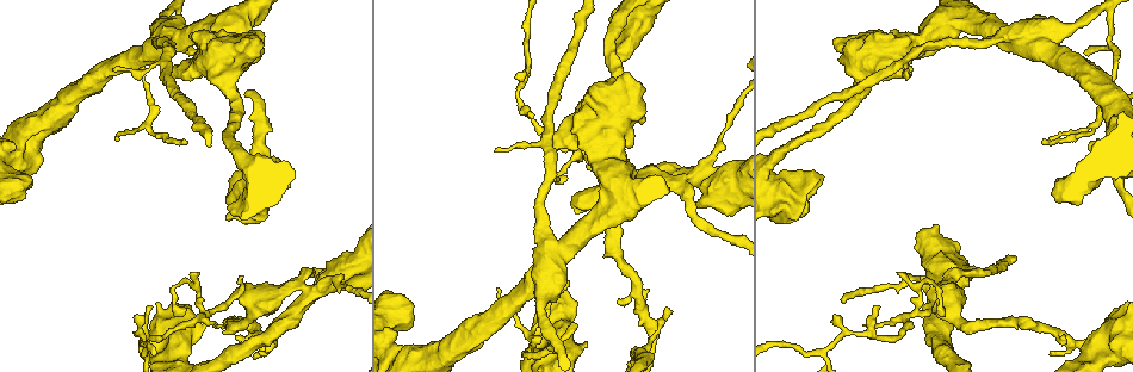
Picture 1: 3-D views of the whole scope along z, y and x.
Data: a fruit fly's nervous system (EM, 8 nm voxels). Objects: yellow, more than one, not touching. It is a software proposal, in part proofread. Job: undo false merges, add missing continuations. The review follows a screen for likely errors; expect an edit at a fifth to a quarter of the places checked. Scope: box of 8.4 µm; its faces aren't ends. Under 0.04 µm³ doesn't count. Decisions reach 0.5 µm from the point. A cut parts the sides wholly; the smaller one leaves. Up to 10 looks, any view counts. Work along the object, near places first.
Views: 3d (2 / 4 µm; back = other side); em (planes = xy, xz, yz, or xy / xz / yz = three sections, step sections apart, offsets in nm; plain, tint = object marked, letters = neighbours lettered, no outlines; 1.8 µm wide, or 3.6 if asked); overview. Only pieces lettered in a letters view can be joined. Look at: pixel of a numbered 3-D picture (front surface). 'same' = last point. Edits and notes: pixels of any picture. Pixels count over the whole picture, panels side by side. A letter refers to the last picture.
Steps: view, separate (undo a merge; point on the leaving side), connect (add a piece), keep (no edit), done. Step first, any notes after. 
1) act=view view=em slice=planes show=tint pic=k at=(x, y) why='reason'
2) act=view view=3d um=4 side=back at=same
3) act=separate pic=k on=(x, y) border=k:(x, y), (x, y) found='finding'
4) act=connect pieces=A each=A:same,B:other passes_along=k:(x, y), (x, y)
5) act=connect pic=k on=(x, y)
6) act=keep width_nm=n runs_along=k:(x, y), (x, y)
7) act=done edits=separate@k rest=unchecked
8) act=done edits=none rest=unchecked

act=view view=3d um=2 pic=1 at=(863, 326) why='branch stops here'

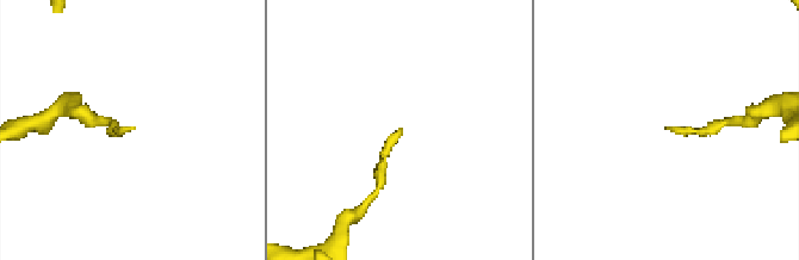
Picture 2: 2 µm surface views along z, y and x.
act=view view=em slice=xy step=8 show=letters pic=2 at=(399, 132)

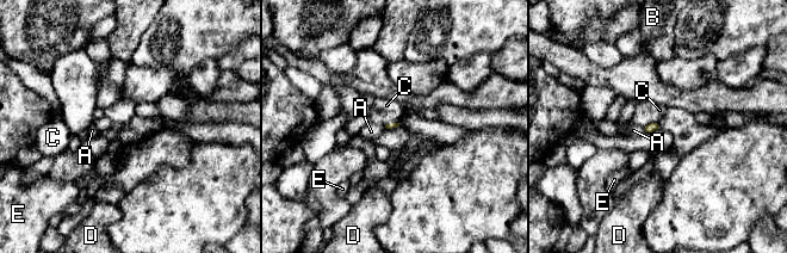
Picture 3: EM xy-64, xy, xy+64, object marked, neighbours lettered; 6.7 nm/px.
act=view view=em slice=planes show=letters at=same why='cut it another way'

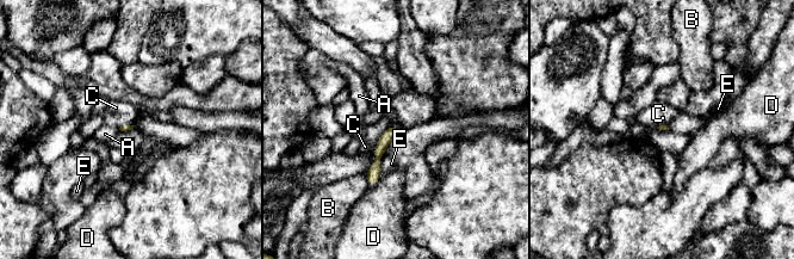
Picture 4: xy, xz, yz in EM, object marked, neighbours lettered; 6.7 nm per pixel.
act=keep each=A:other,B:other,C:other,D:other,E:other border=4:(379, 139), (374, 148) found='no lettered piece goes on from it'

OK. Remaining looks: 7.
act=view view=em slice=xz step=8 show=letters pic=1 at=(526, 72)

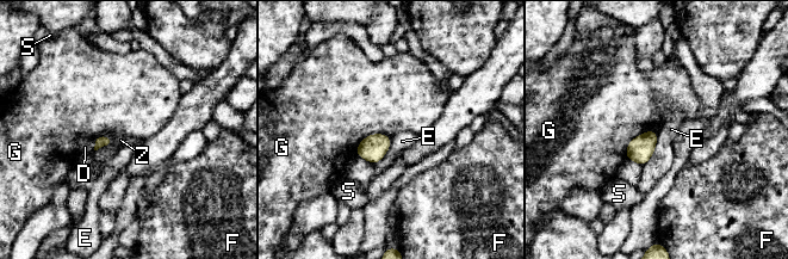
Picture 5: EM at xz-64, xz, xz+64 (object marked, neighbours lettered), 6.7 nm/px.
act=view view=em slice=planes show=letters at=same

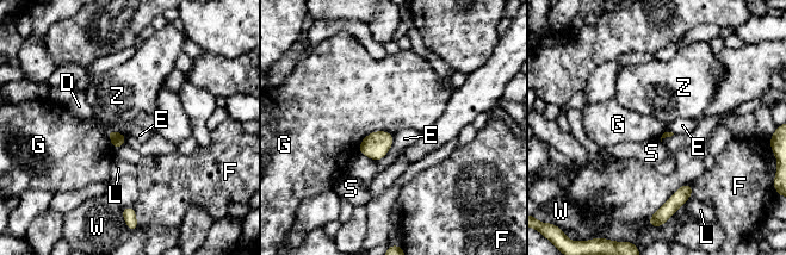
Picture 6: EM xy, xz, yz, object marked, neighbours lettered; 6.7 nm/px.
act=keep each=D:other,E:other,F:other,G:other,L:other,S:other,W:other,Z:other border=6:(392, 134), (370, 132), (358, 151) found='none of them fits'

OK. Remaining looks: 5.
act=view view=em slice=xz step=16 show=tint pic=1 at=(182, 142) why='free end'

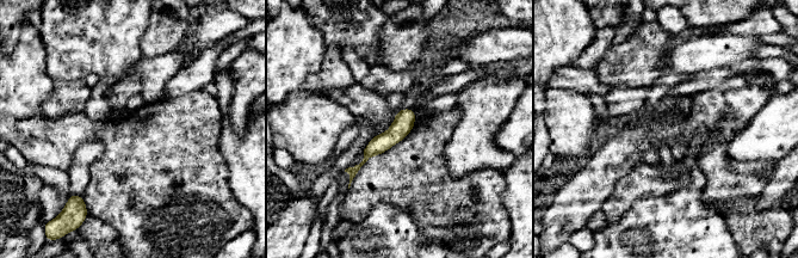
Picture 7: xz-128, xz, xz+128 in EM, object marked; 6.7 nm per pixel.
act=view view=em slice=planes show=letters at=same why='another direction'

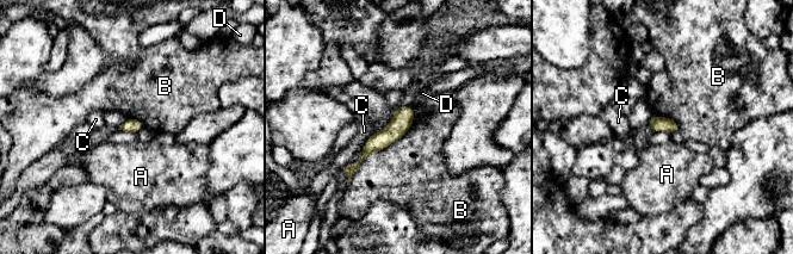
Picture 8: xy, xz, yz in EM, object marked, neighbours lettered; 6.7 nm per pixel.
act=keep each=A:other,B:other,C:other,D:other border=8:(414, 118), (359, 165), (347, 186) found='no lettered piece goes on from it'

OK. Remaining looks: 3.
act=view view=3d um=4 pic=1 at=(547, 241)

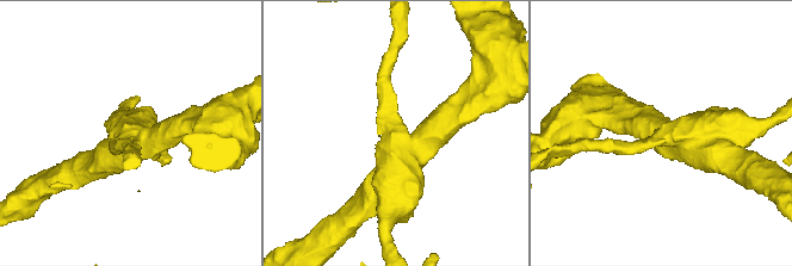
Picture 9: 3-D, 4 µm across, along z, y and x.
act=view view=em um=3.6 slice=planes show=tint pic=9 at=(665, 136)

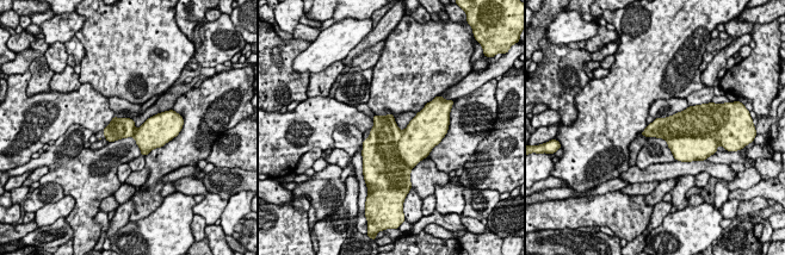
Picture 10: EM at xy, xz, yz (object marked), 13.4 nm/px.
act=view view=em um=3.6 slice=planes show=letters at=same

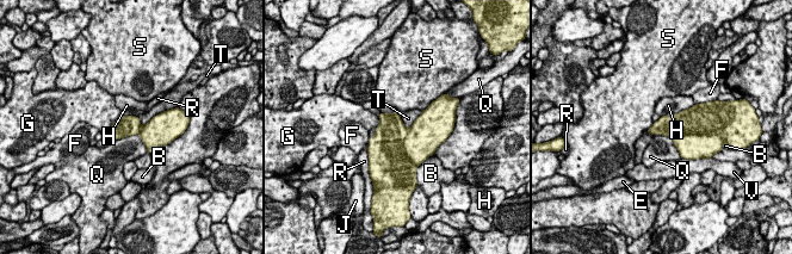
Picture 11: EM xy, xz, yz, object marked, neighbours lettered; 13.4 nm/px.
act=separate pic=11 on=(387, 153) each=B:other,E:other,F:other,G:other,H:other,J:other,Q:other,R:other,S:other,T:other,V:other border=11:(407, 129), (404, 153), (416, 166) found='two cells meet here'

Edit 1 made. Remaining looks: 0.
act=done edits=separate@11 rest=unchecked

